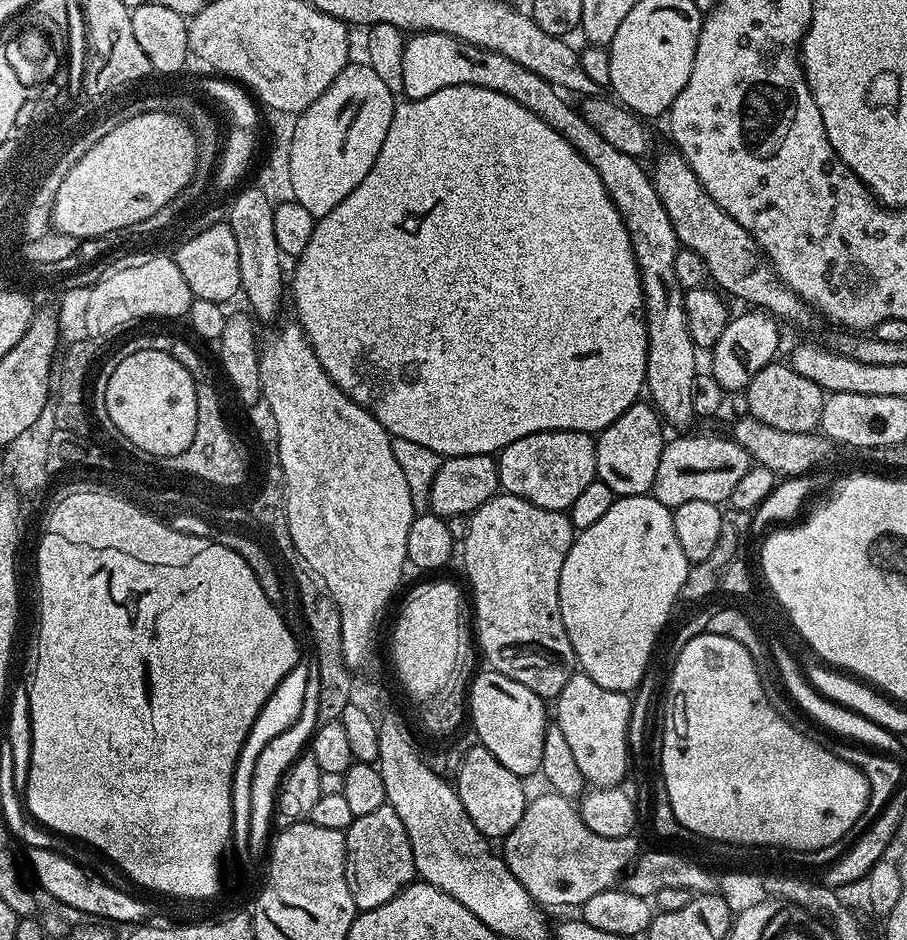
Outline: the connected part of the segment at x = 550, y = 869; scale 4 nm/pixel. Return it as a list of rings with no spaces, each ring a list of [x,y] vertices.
[[[544,790],[541,796],[533,795],[524,807],[518,826],[502,840],[506,866],[514,878],[524,884],[537,905],[545,909],[564,908],[567,904],[579,906],[586,898],[594,898],[594,894],[602,894],[602,890],[617,887],[638,855],[635,835],[602,838],[600,831],[592,829],[572,804],[575,803],[569,797],[559,796],[551,790]]]

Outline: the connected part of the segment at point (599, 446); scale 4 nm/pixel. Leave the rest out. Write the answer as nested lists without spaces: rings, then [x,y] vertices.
[[[637,402],[595,437],[596,475],[617,498],[651,493],[654,474],[658,474],[658,458],[662,458],[666,443],[663,427],[662,417],[651,403]]]

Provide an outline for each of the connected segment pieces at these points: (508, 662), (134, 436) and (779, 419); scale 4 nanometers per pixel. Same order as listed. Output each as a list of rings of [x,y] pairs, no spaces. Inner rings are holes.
[[[507,494],[490,498],[490,502],[471,513],[468,525],[470,534],[462,541],[464,572],[472,587],[471,603],[472,600],[476,603],[476,636],[488,659],[487,667],[506,674],[506,678],[514,678],[514,682],[522,682],[522,686],[534,690],[545,702],[555,701],[566,682],[578,672],[574,646],[570,646],[570,634],[566,634],[560,609],[562,562],[566,562],[566,554],[570,554],[577,529],[572,527],[567,512],[542,510],[542,506],[534,506],[534,502]]]
[[[139,350],[125,358],[117,367],[106,385],[105,402],[109,421],[140,450],[156,456],[182,454],[194,442],[194,426],[198,422],[197,377],[189,372],[169,352],[162,350]]]
[[[773,362],[767,364],[748,383],[746,395],[748,395],[747,415],[758,418],[774,430],[786,430],[787,432],[814,432],[820,427],[820,415],[824,405],[826,392],[792,369],[788,362]]]

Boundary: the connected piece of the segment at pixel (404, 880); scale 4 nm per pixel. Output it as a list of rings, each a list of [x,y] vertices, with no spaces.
[[[385,803],[370,814],[353,819],[344,833],[346,846],[346,886],[350,886],[350,898],[354,898],[360,912],[374,910],[390,898],[394,898],[407,884],[417,879],[414,866],[414,850],[402,826],[402,818],[394,814],[394,806]]]

